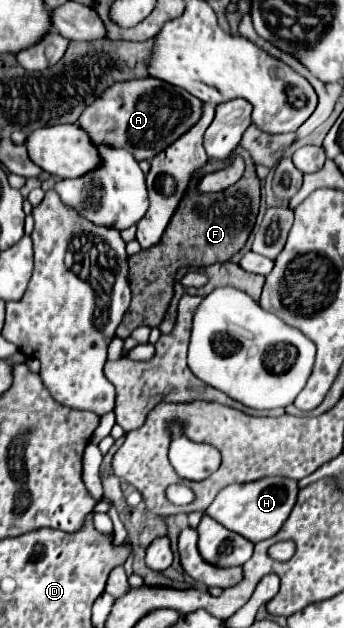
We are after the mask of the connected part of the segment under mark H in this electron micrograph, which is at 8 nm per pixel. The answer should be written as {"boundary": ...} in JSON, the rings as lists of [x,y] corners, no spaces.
{"boundary":[[[281,475],[261,477],[257,481],[249,481],[243,485],[229,485],[209,505],[209,517],[219,521],[223,527],[243,535],[245,539],[257,543],[273,537],[281,529],[281,525],[287,521],[297,501],[297,493],[299,493],[299,483],[295,479]]]}

